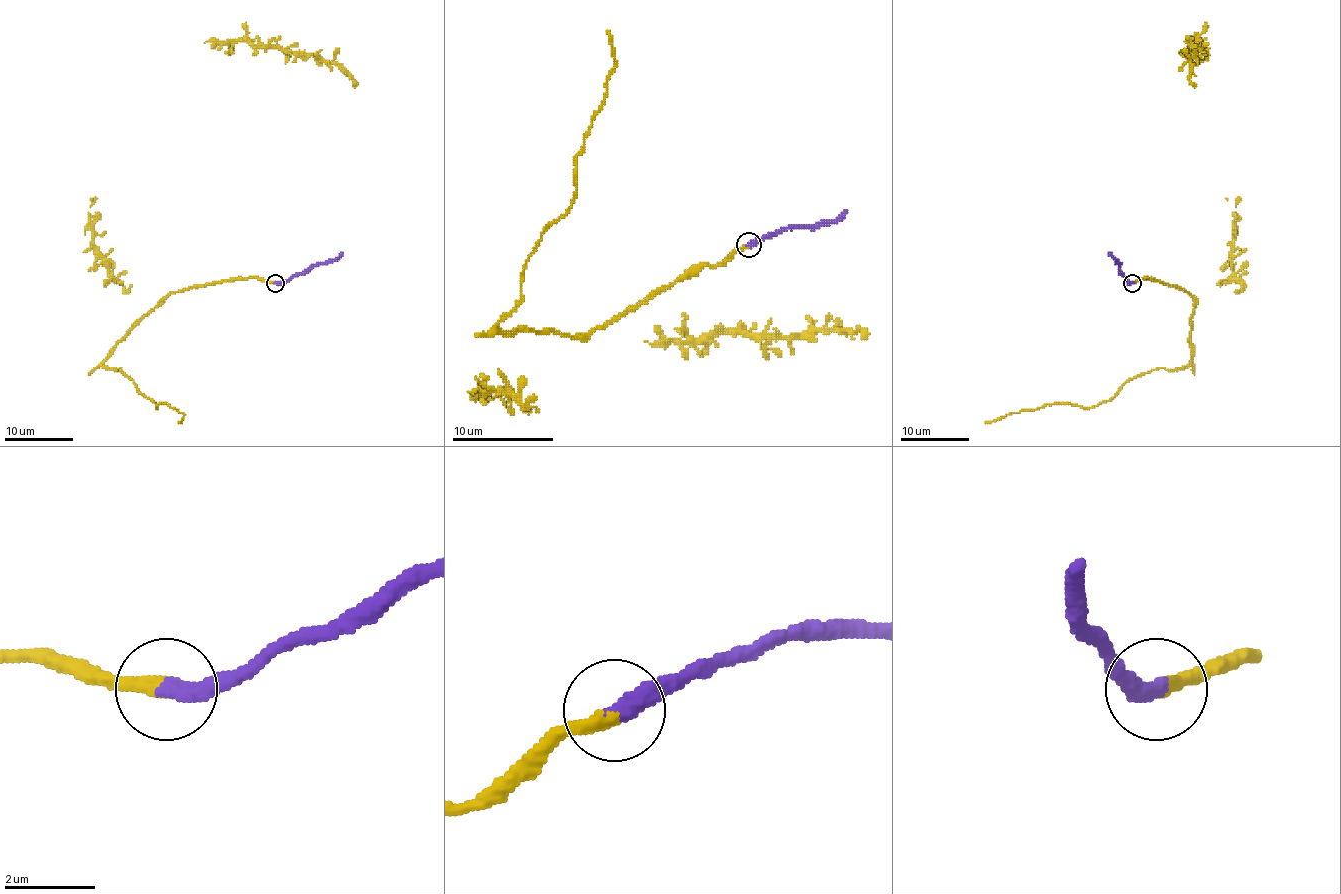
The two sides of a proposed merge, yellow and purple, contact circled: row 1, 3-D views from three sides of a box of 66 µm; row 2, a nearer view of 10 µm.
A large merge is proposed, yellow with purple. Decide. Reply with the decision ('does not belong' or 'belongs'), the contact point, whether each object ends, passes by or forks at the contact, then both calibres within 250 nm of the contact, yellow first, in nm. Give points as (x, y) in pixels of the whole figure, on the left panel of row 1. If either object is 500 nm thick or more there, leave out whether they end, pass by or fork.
belongs; place (275, 283); yellow ends; purple ends; calibres 320 and 440 nm

